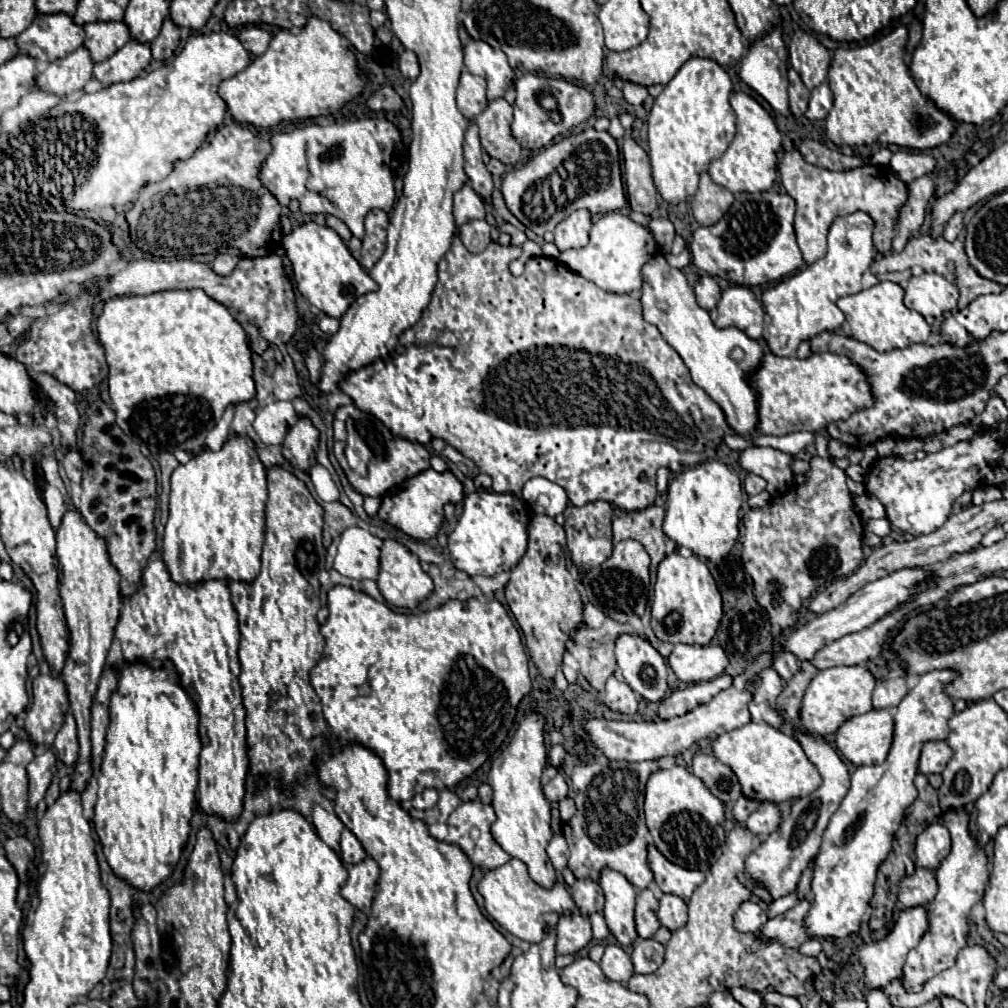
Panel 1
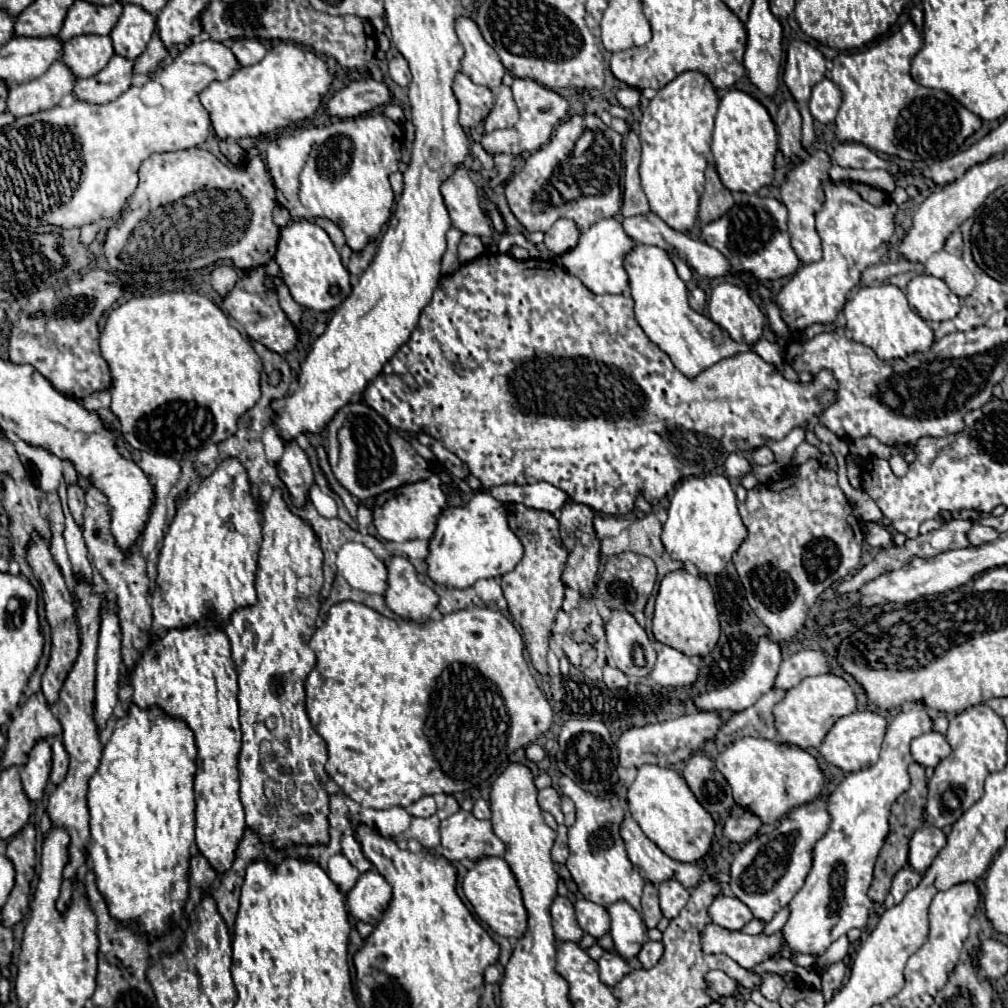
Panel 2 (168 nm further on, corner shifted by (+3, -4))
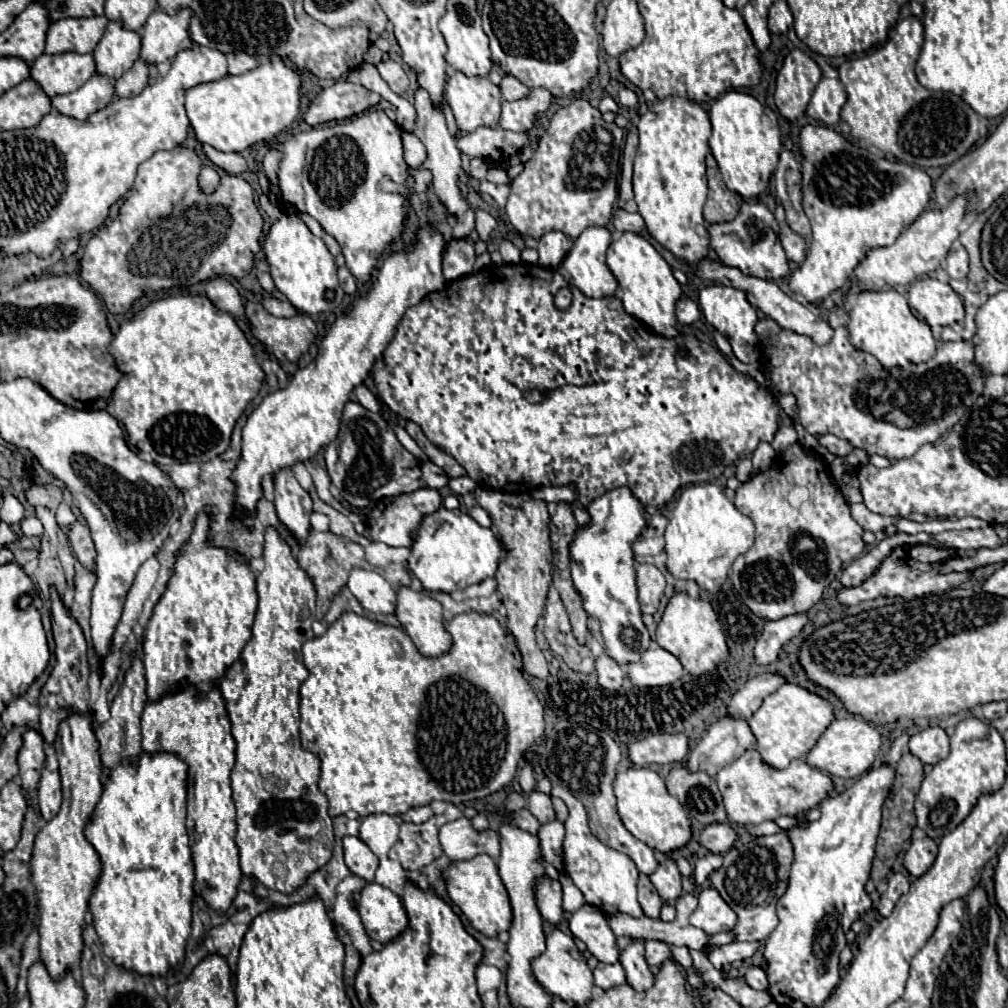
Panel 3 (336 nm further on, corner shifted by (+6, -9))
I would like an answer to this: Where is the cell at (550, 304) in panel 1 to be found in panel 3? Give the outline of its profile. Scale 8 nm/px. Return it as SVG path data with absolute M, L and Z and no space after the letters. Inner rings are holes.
M528 263L488 265L472 275L446 283L444 289L430 293L426 299L422 299L418 305L406 311L392 343L374 363L372 377L378 389L378 397L394 415L420 425L424 435L444 453L452 455L466 469L468 477L474 479L480 487L508 491L508 493L528 493L536 487L576 485L578 489L576 501L582 507L588 507L596 497L604 495L606 491L628 487L642 505L652 505L656 509L662 509L682 485L712 481L716 479L712 477L712 473L716 475L722 471L722 467L748 457L750 453L756 451L760 443L772 443L782 419L776 399L766 389L762 389L750 375L736 371L716 347L698 341L692 333L678 335L678 339L662 339L660 335L650 331L642 321L634 319L632 315L626 315L622 301L618 297L590 299L584 293L580 293L576 287L570 287L572 305L562 311L554 305L554 295L560 291L560 287L566 285L568 285L566 279L558 271ZM682 349L686 351L684 357L680 355ZM646 433L650 433L652 437L660 437L662 445L658 447L664 447L664 453L672 459L672 467L670 463L666 463L666 459L654 459L654 455L646 459ZM674 471L678 475L674 475Z

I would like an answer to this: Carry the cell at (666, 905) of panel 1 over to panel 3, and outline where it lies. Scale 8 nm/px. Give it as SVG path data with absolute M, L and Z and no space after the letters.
M672 859L660 863L654 875L650 875L650 881L666 905L676 905L678 897L682 895L682 875Z

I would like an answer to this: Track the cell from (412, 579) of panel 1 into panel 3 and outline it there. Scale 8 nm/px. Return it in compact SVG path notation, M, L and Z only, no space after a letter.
M400 587L396 593L396 617L410 635L418 651L426 657L438 657L450 649L450 635L442 623L442 605L410 587Z

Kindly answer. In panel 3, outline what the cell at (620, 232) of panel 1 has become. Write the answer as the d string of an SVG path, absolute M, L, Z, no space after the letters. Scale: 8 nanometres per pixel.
M588 227L572 245L570 253L566 255L566 259L562 261L560 265L560 273L562 277L578 287L586 297L594 297L594 299L600 299L600 297L610 297L614 295L614 291L618 289L618 281L616 277L612 275L612 271L608 269L606 265L606 251L612 243L612 233L606 229L606 227Z

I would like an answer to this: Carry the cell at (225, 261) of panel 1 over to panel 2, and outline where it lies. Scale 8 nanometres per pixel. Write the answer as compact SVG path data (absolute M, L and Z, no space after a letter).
M225 264L217 266L217 268L211 272L211 286L213 286L213 290L215 290L219 296L227 296L227 294L233 290L233 286L235 286L237 280L239 280L239 276L237 276L235 268L225 266Z

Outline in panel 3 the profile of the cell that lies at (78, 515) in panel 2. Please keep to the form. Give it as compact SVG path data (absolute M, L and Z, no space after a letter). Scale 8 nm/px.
M76 521L70 525L70 533L68 533L68 539L72 543L72 549L78 557L78 561L84 565L84 567L92 567L92 561L96 557L96 549L94 549L94 541L90 537L90 529L88 525Z

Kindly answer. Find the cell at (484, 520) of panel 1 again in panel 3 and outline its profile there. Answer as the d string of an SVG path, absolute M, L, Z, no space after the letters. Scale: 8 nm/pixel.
M440 507L436 513L424 517L418 537L412 545L408 569L422 581L426 591L454 593L474 583L482 583L496 575L500 561L508 555L504 543L492 533L492 529L478 525L468 513L458 509Z

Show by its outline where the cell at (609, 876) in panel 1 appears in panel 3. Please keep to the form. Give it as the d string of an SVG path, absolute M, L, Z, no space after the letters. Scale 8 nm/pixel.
M632 941L622 953L620 953L620 963L626 971L628 983L636 989L636 991L644 991L652 985L654 975L644 959L644 945L640 941Z

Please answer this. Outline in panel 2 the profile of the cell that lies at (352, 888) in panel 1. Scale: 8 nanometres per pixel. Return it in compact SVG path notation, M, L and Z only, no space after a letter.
M369 870L361 874L355 888L347 892L347 902L349 912L357 920L377 924L391 902L391 886L379 872Z

